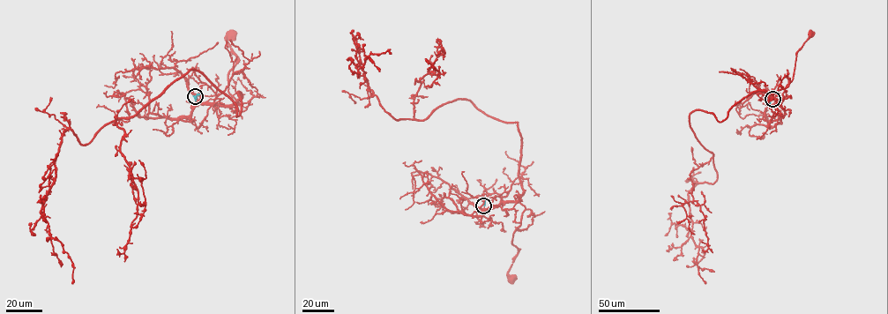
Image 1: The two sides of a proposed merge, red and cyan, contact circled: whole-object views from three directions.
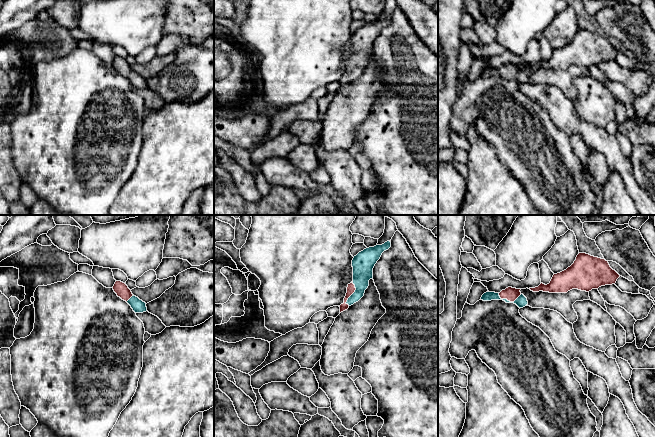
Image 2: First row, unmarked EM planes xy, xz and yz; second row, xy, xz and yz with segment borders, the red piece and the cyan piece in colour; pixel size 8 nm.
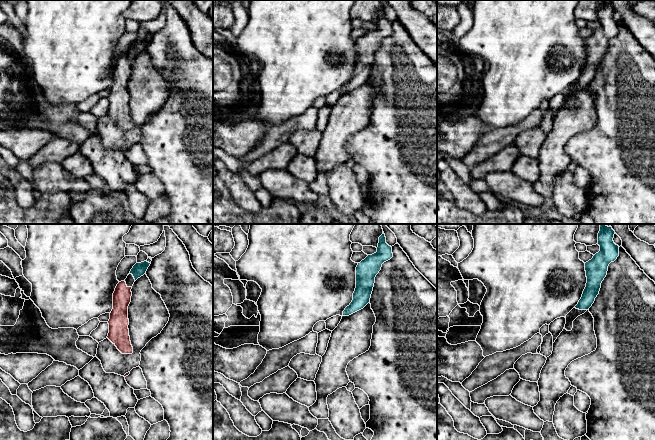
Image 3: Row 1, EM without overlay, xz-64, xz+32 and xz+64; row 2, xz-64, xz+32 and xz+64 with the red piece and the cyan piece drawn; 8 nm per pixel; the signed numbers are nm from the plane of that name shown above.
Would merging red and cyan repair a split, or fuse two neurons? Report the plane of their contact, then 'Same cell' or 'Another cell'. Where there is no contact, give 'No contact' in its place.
Touches red in xz. Same cell

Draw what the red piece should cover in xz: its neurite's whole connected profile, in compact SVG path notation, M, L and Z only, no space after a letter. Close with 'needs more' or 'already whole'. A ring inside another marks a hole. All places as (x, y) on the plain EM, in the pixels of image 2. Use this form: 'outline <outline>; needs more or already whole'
outline M387 17L382 21L369 23L359 28L352 36L353 57L348 60L344 79L341 80L340 89L347 86L351 81L358 78L369 62L369 56L373 54L373 44L380 35L382 29L391 23Z; needs more

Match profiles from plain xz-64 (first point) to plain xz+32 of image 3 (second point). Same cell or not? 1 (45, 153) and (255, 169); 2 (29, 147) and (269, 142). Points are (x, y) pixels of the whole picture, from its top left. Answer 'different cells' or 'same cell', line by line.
1: same cell
2: different cells

